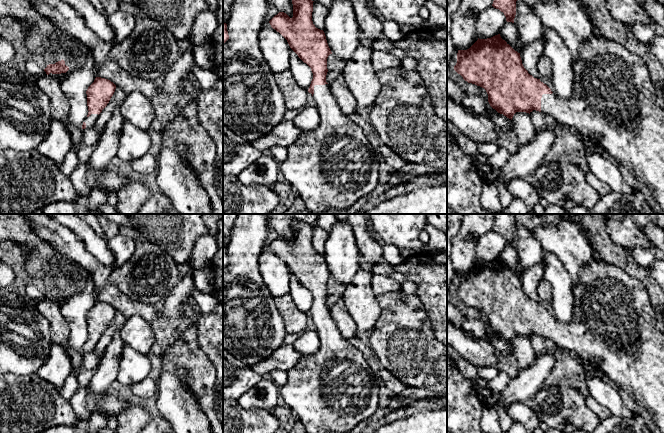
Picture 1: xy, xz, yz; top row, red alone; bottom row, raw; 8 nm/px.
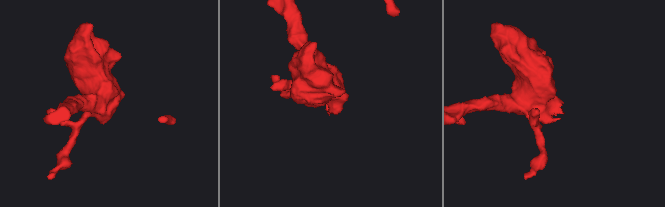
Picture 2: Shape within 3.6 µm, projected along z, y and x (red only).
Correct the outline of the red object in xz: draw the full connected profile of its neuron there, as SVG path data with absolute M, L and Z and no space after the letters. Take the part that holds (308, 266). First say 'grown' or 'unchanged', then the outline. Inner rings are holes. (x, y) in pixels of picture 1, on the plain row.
grown; M290 215L293 241L279 236L269 247L287 264L298 281L311 292L313 303L308 316L316 324L320 346L316 353L301 356L287 372L287 382L279 388L279 395L303 424L307 433L348 433L375 413L381 383L361 351L342 336L331 317L330 309L326 306L327 282L332 276L324 255L313 248L314 225L306 224Z

